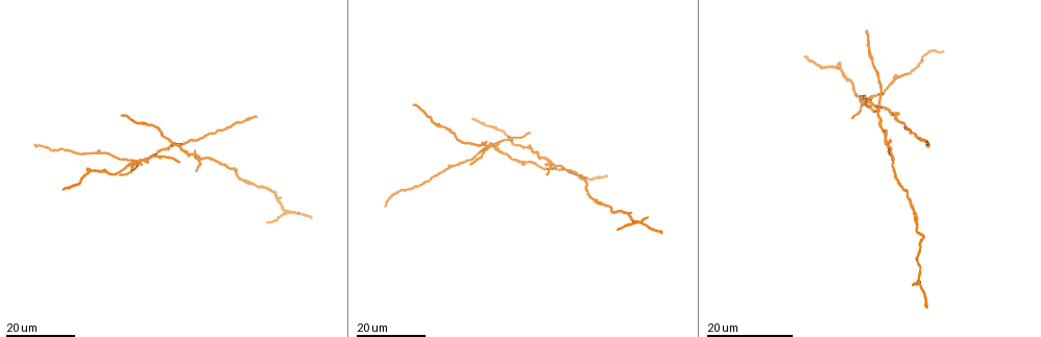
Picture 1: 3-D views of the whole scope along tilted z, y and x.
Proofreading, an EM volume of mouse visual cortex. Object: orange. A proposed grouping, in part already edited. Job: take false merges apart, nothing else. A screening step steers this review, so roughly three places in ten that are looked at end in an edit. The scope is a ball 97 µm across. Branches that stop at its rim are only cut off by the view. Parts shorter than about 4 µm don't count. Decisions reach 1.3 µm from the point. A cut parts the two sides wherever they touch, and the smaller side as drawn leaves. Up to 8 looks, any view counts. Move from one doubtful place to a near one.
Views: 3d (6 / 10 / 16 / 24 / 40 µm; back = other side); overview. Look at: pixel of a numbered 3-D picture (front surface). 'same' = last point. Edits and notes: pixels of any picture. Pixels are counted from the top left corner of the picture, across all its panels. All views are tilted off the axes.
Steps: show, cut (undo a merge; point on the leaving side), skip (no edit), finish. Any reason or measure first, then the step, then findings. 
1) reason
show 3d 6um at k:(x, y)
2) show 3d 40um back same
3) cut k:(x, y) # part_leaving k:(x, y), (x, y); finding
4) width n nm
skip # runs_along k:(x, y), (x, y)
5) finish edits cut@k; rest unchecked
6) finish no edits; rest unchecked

sudden change in width
show 3d 24um at 1:(188, 153)

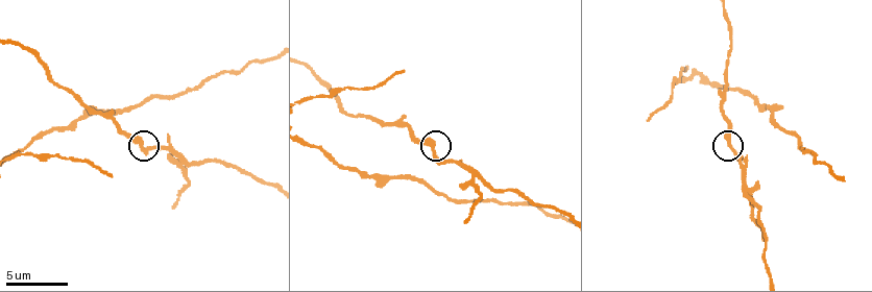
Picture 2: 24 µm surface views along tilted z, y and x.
zoom in
show 3d 6um at 2:(432, 149)

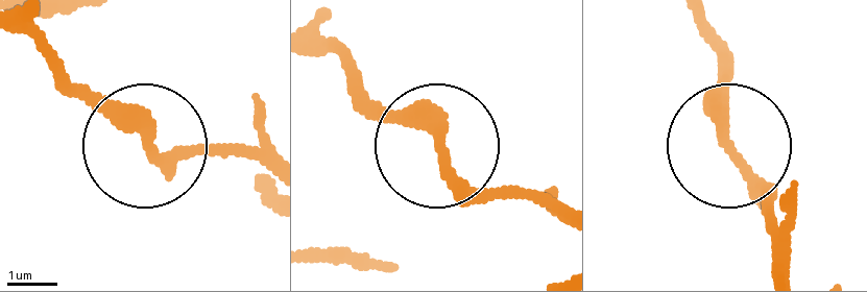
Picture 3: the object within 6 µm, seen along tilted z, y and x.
skip # runs_along 3:(81, 84), (152, 150), (261, 156); one cell here

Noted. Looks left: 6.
side arm on a straight run
show 3d 10um at 2:(387, 176)

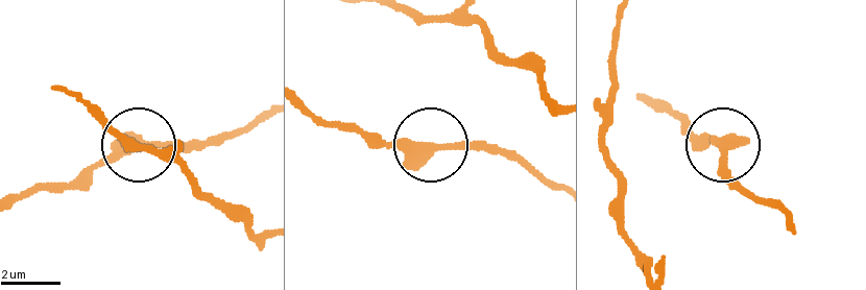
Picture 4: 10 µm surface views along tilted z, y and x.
width 290 nm
skip # all the same cell

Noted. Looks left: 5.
branch point
show 3d 24um at 1:(286, 213)

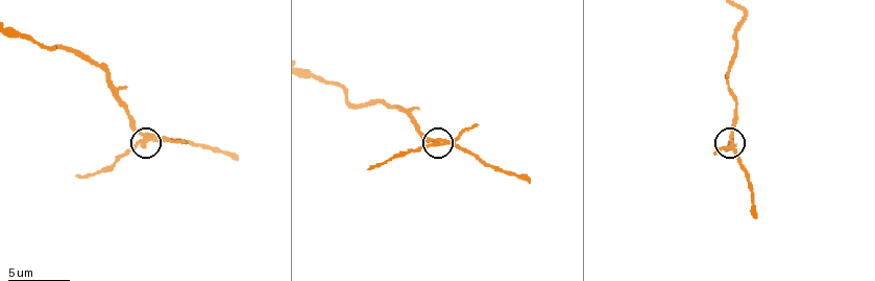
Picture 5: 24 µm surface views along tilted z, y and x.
zoom in
show 3d 6um at 5:(439, 143)

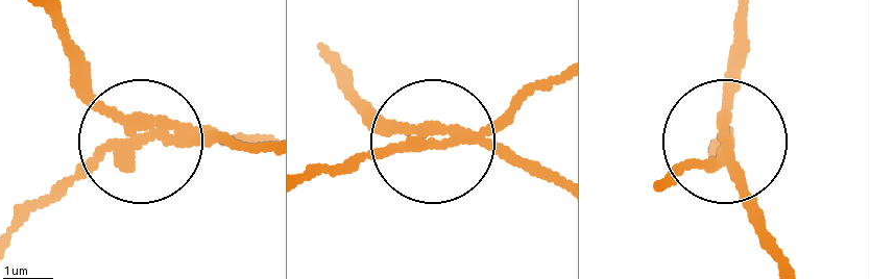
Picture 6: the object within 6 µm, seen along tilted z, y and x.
arms 3
cut 6:(214, 138) # part_leaving 6:(139, 138), (105, 149), (18, 220); a second cell is stuck on

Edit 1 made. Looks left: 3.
show 3d 24um at 1:(442, 126)

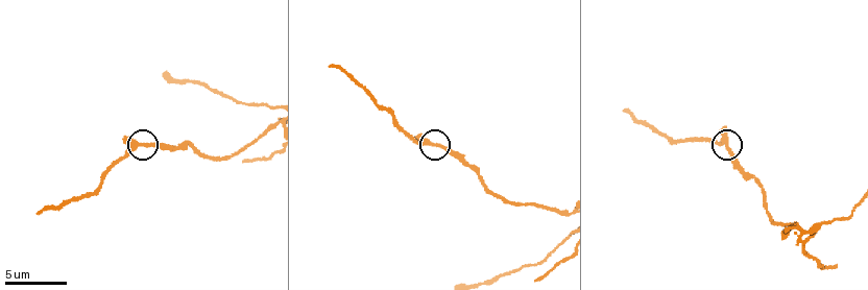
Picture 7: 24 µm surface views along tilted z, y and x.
show 3d 6um at 7:(148, 146)

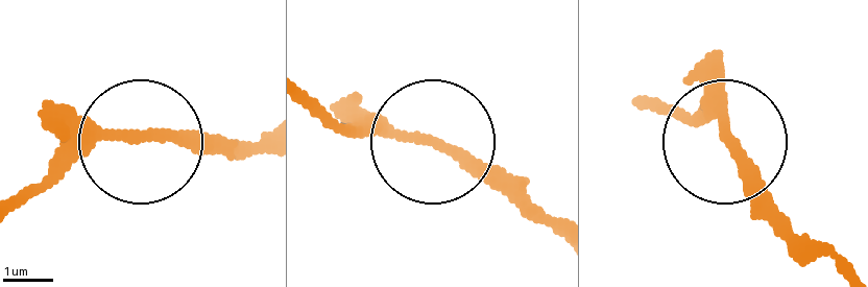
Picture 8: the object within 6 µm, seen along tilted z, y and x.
skip # continuous, no second cell

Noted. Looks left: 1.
finish edits cut@6; rest unchecked

